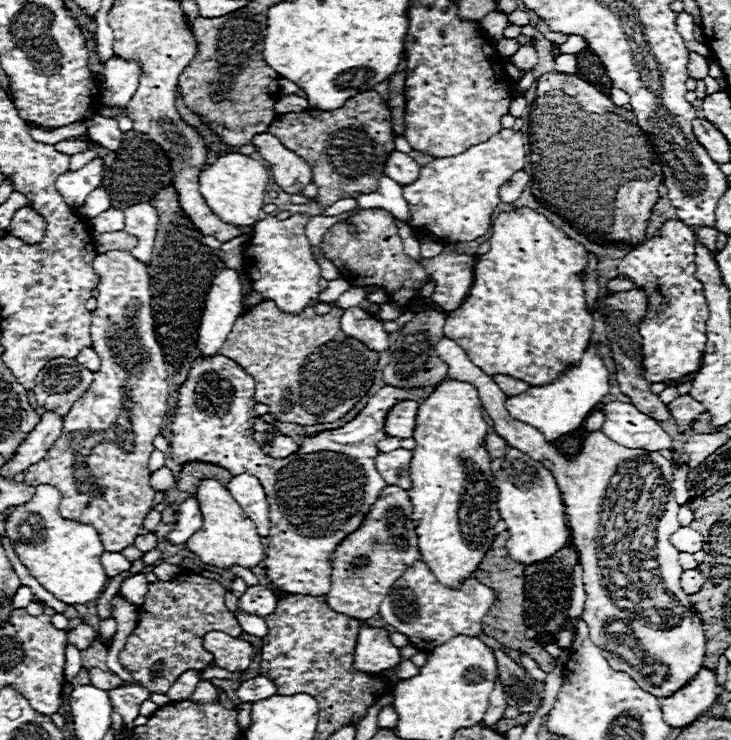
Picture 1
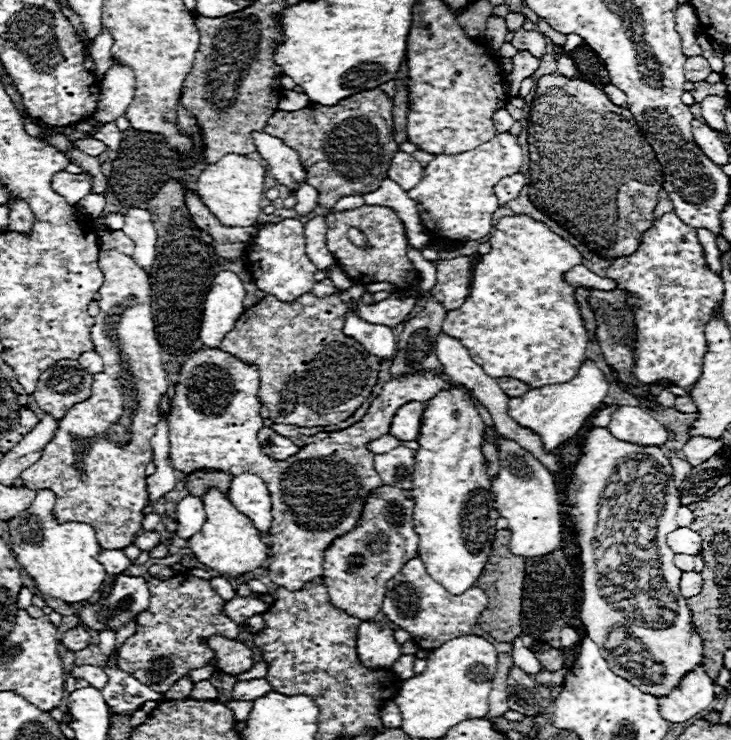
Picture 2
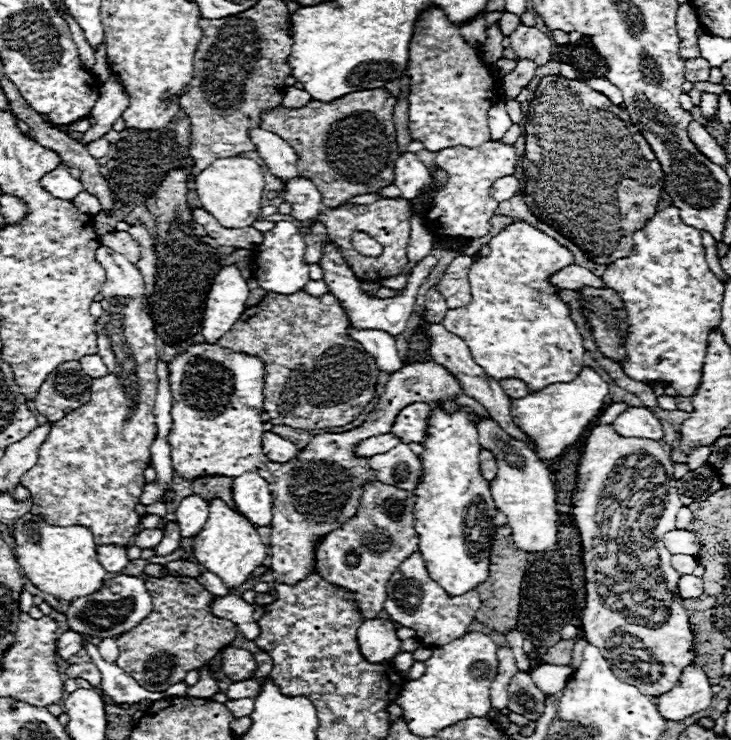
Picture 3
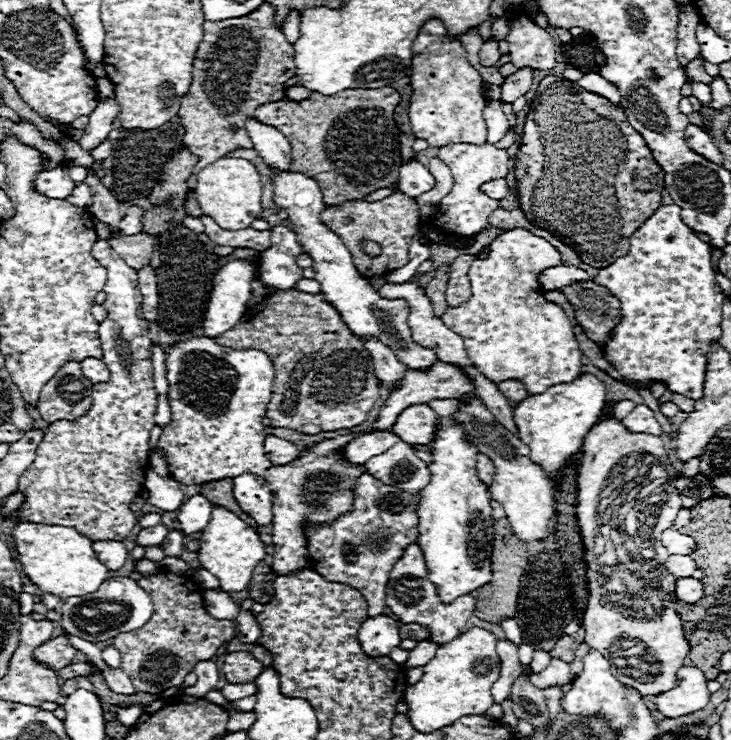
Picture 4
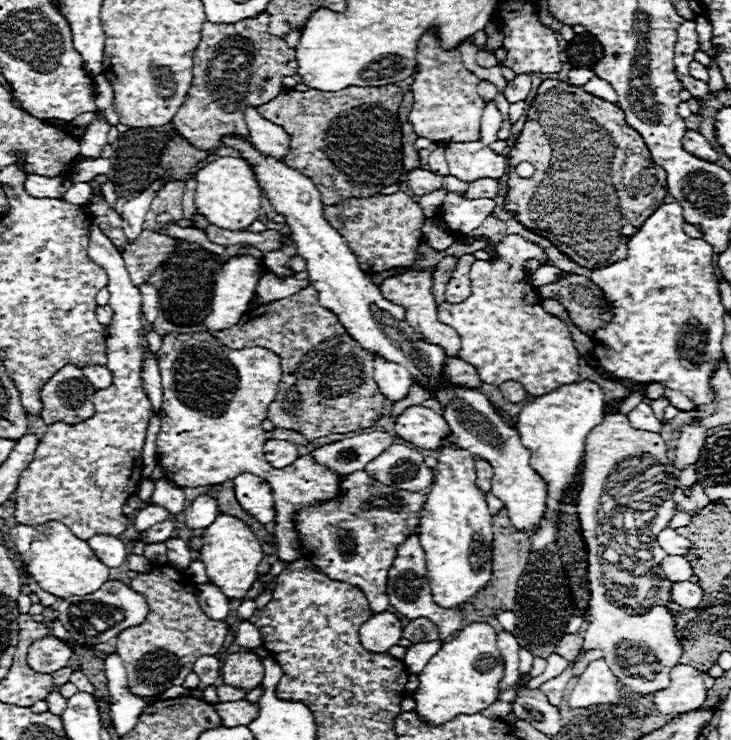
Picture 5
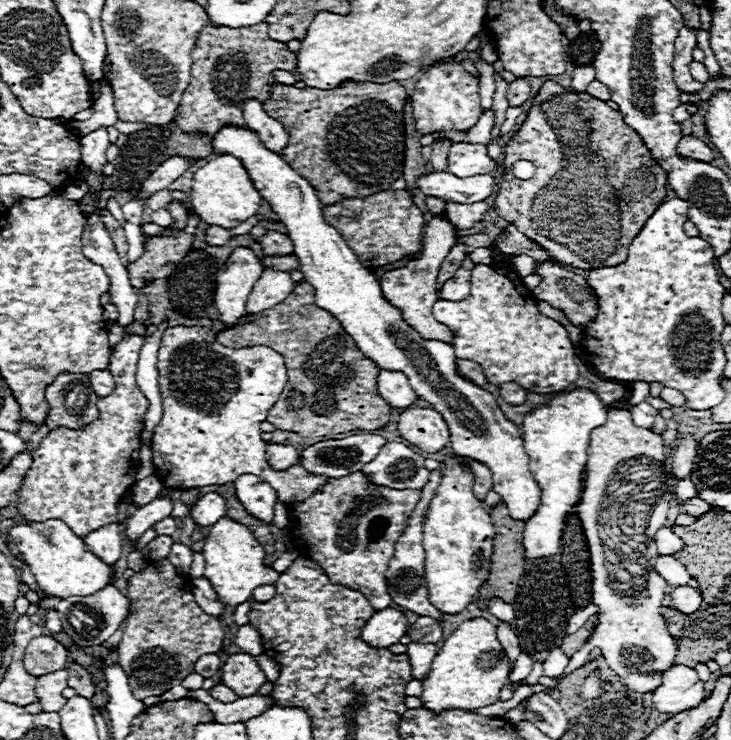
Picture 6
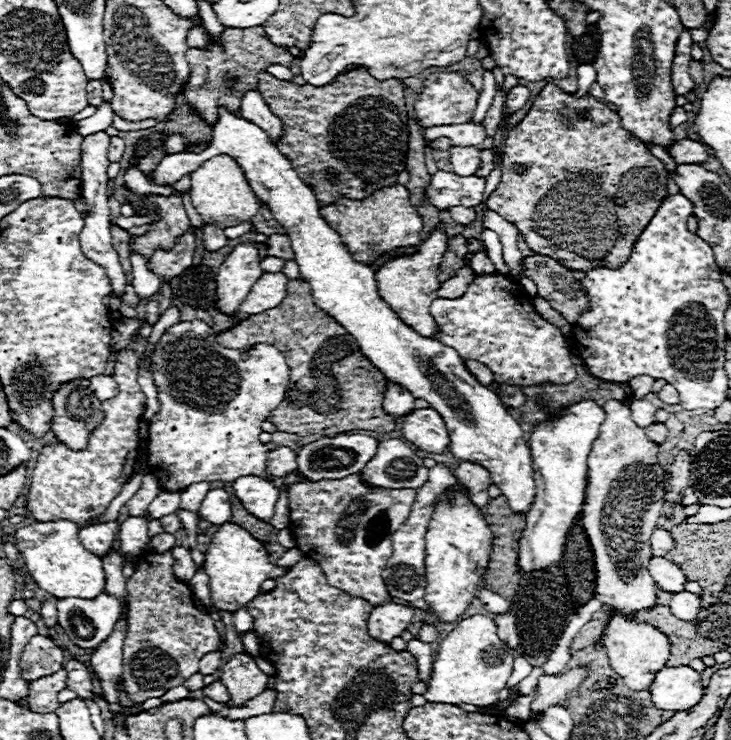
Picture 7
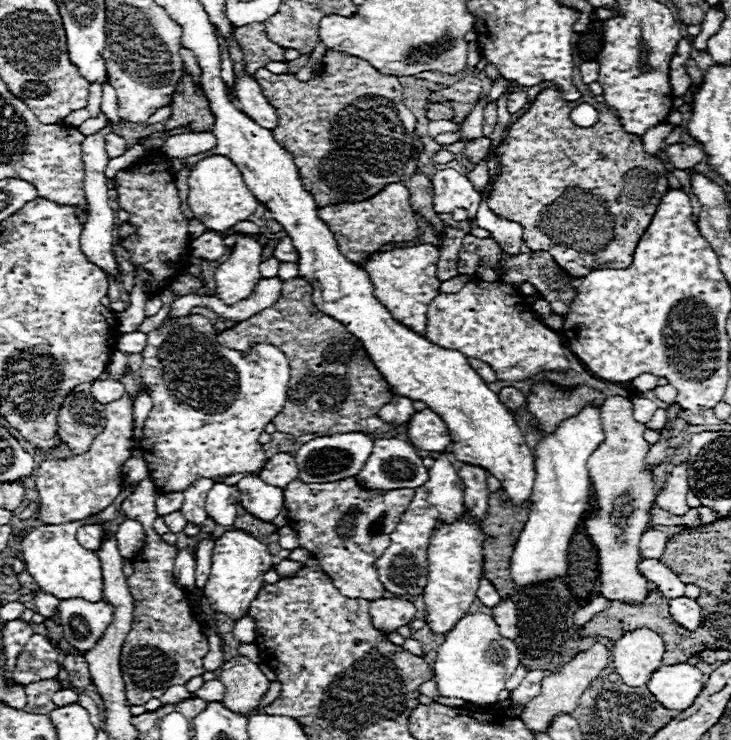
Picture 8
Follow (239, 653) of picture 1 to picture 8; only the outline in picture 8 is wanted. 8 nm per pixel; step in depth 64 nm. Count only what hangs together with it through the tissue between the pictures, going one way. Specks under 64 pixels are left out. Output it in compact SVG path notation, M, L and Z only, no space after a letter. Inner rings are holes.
M244 656L224 662L218 678L226 684L224 704L238 714L254 714L270 688L270 680L262 674L258 664Z

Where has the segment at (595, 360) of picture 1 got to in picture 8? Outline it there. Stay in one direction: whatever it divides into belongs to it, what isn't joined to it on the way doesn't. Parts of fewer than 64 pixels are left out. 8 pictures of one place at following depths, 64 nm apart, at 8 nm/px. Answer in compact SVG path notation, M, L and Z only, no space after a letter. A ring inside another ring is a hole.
M582 408L576 416L564 420L552 436L542 436L536 446L536 482L528 504L530 514L510 558L516 592L546 580L566 578L570 540L590 506L592 478L588 472L588 458L602 442L604 432L600 426L600 410Z

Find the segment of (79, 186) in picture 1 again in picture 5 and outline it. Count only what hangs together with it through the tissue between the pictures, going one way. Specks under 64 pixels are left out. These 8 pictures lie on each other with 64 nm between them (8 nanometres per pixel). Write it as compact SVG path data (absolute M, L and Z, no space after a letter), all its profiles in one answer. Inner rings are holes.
M30 174L24 182L24 190L34 198L62 198L70 186L72 182L62 176L46 178L46 176Z

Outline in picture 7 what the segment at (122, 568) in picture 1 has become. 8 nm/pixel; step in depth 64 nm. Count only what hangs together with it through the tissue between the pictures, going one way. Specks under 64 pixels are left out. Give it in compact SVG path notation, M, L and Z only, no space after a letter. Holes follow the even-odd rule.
M118 522L92 524L92 526L86 526L86 528L80 528L78 540L84 548L102 556L104 552L110 552L114 548L116 532L118 532Z

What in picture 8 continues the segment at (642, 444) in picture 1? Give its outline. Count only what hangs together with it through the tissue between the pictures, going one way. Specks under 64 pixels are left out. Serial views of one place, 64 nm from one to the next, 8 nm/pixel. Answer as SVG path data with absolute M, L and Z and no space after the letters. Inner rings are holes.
M634 396L632 402L634 402L634 418L640 420L640 424L646 424L652 418L652 414L658 410L656 404L652 400L648 400L648 398Z

